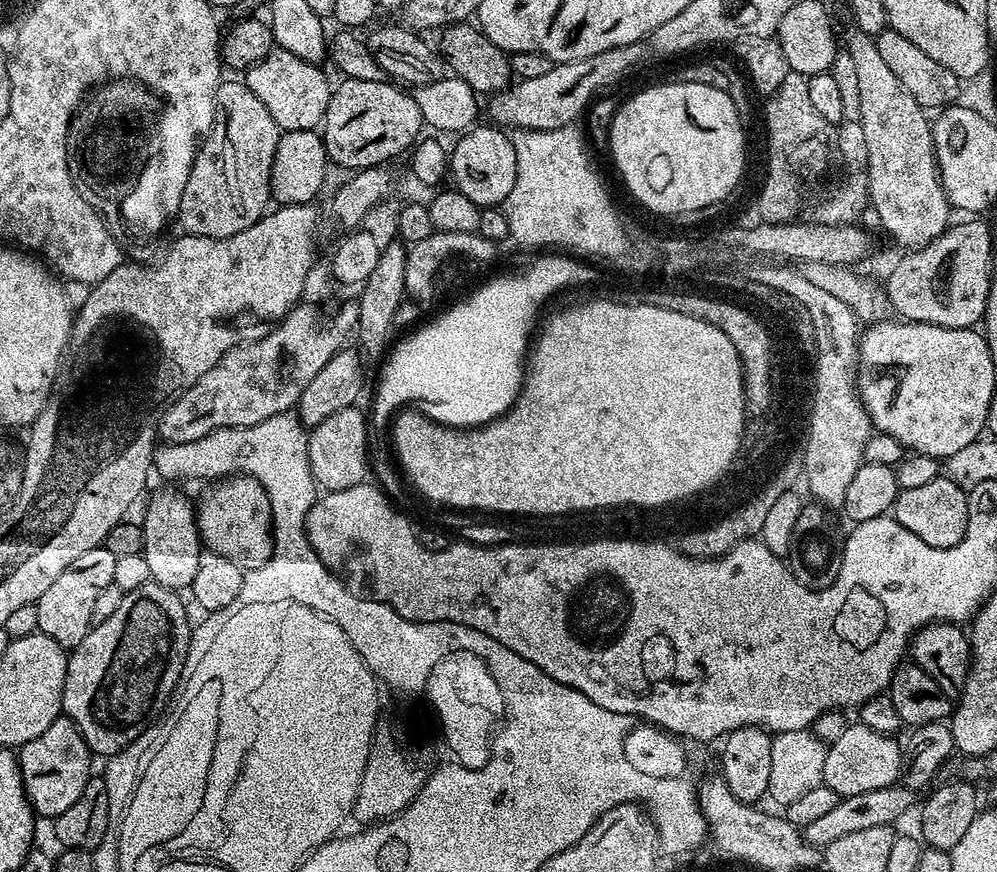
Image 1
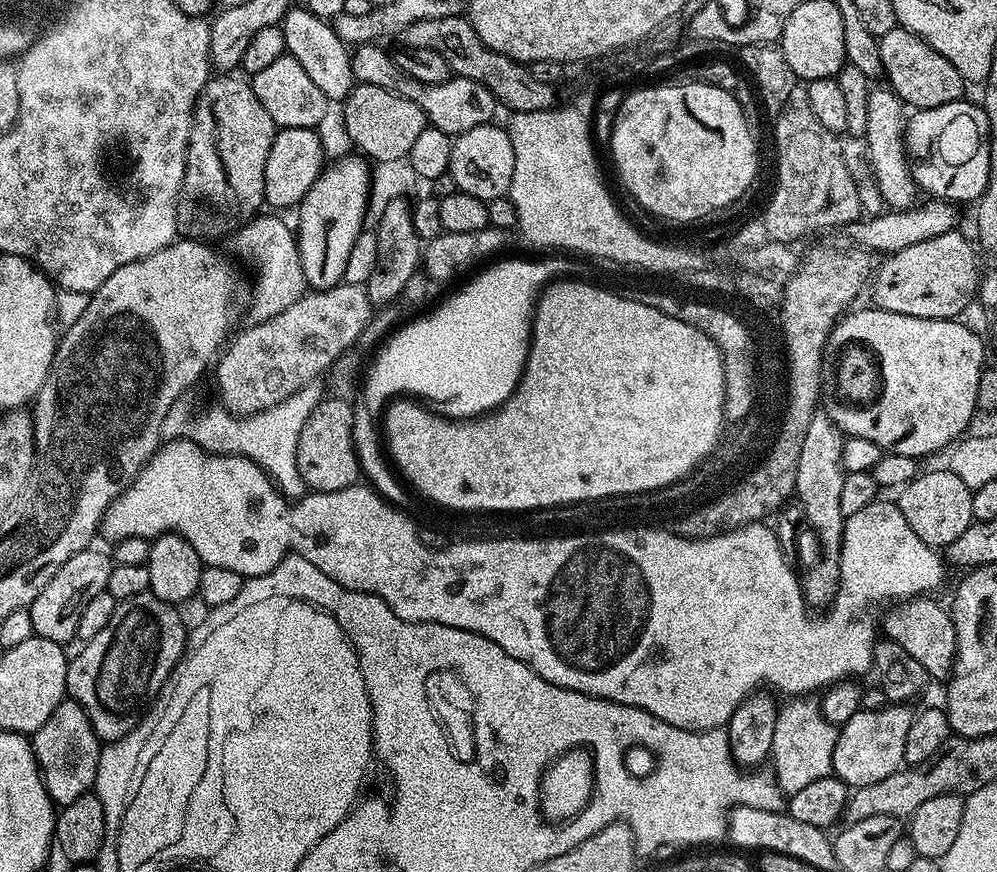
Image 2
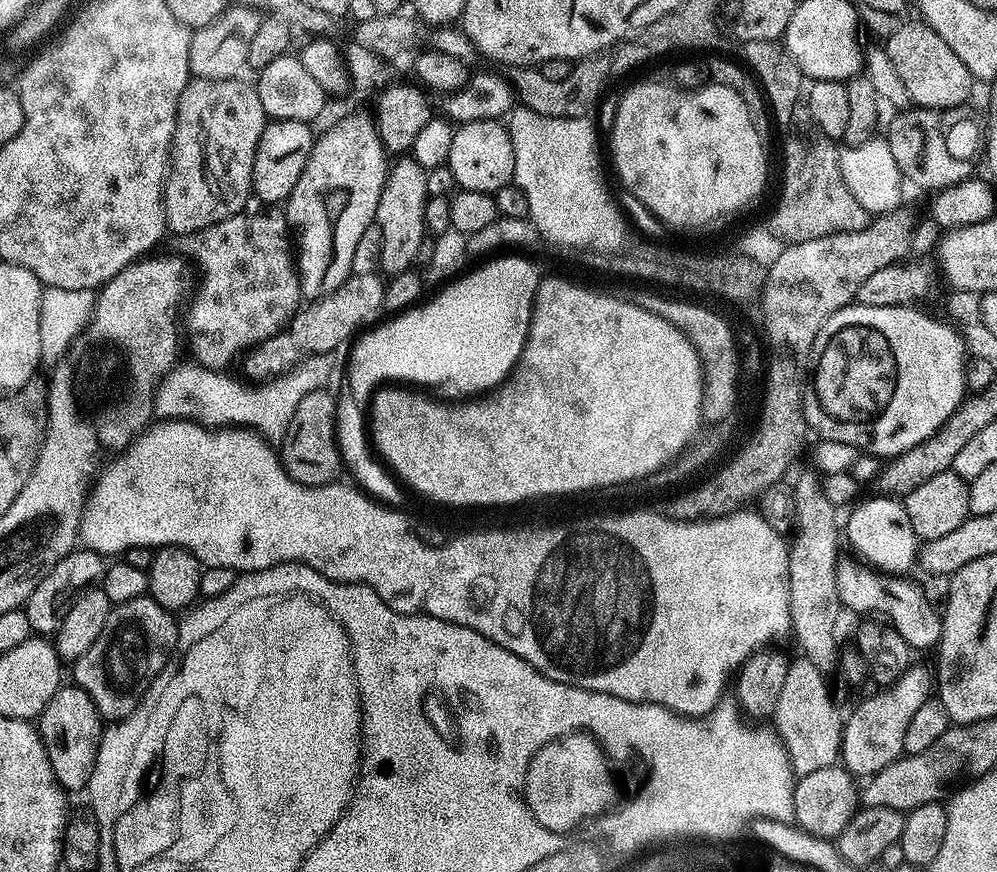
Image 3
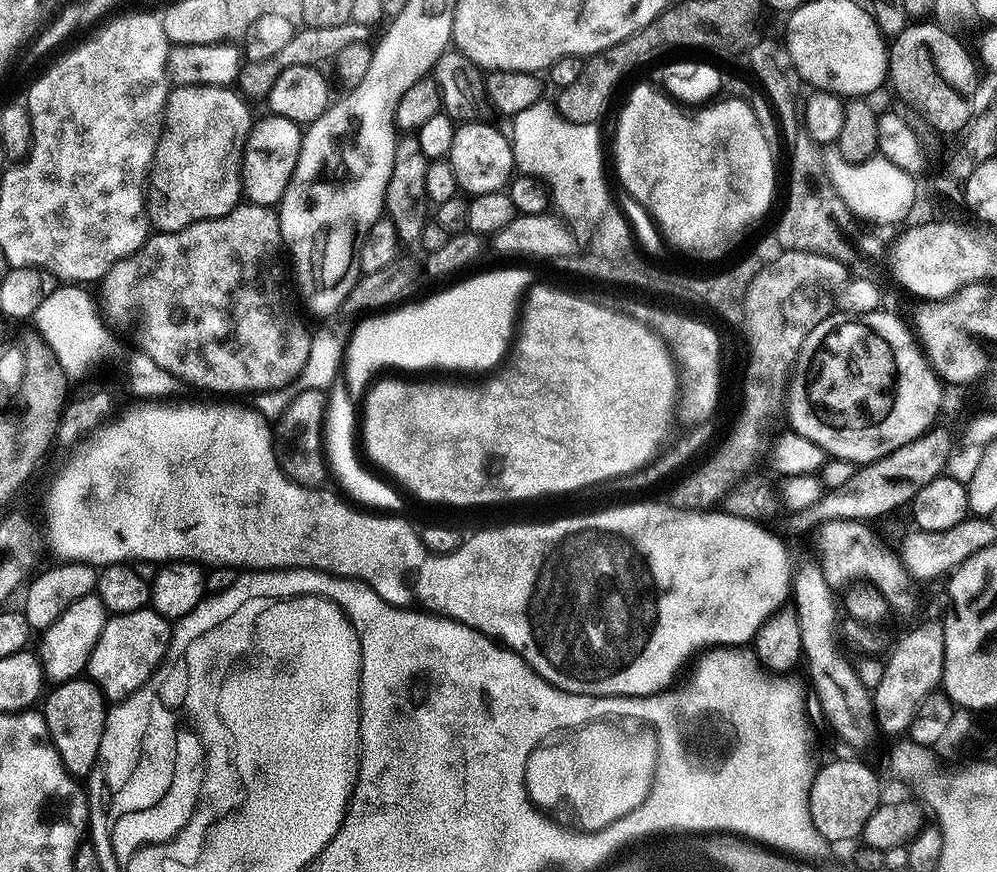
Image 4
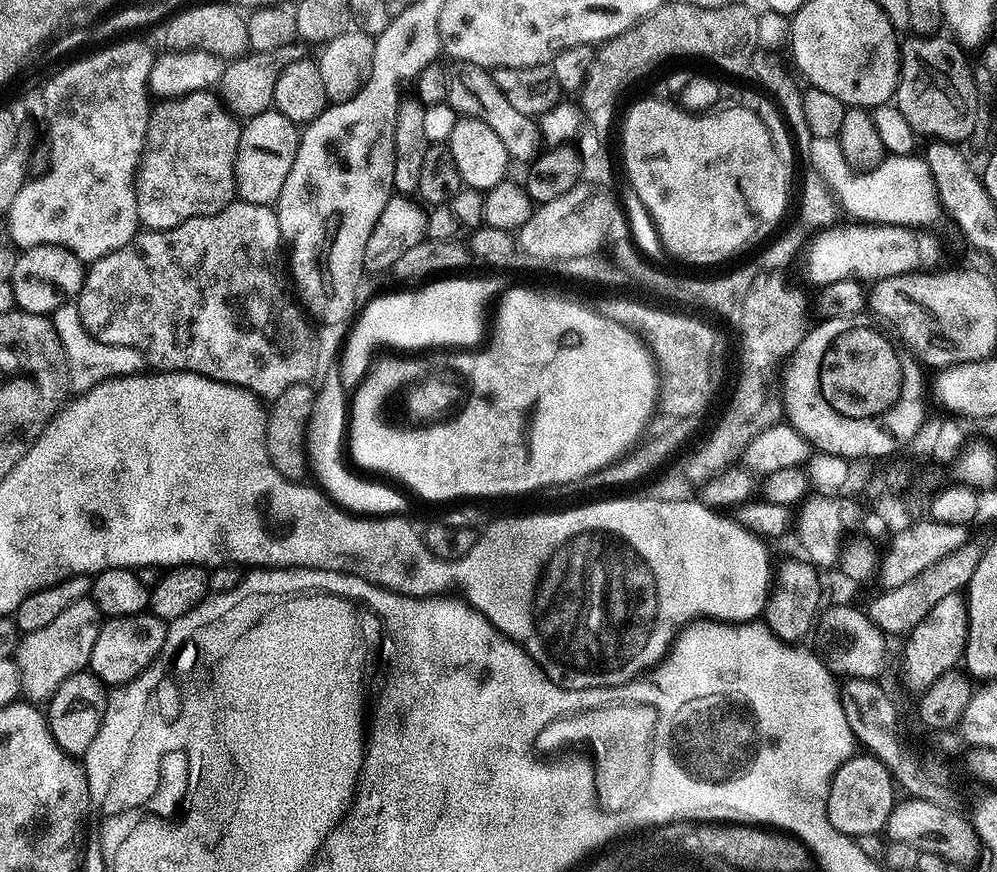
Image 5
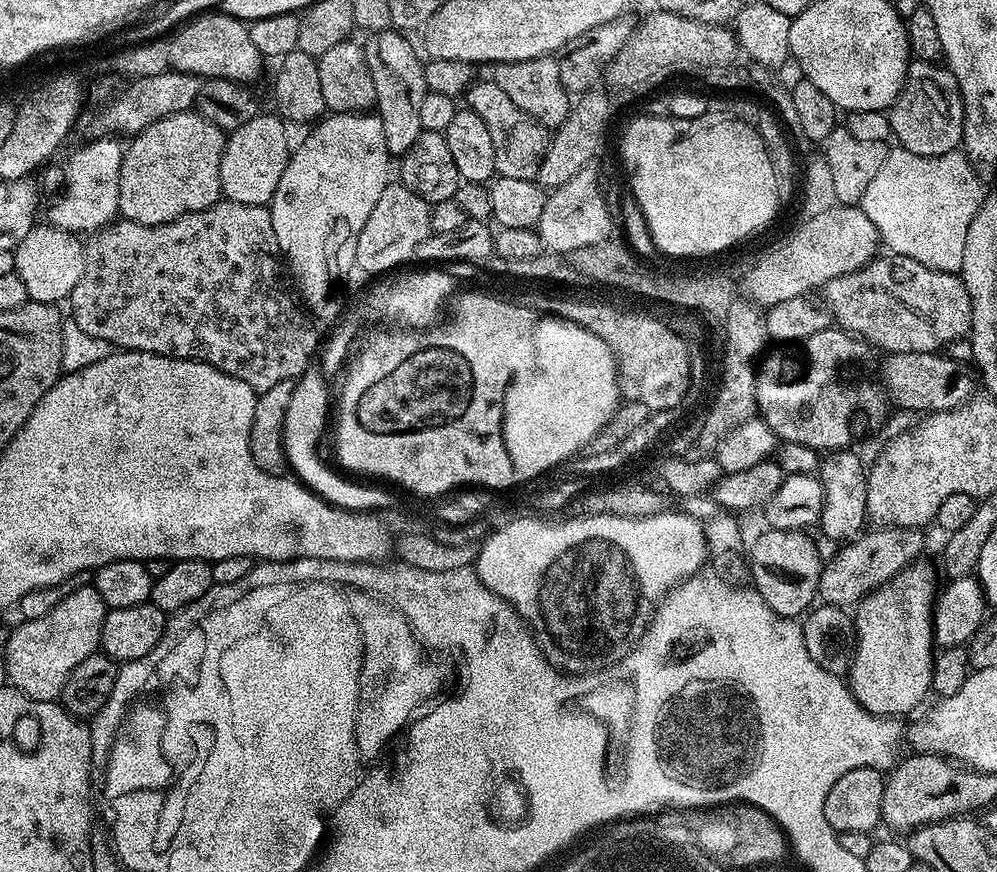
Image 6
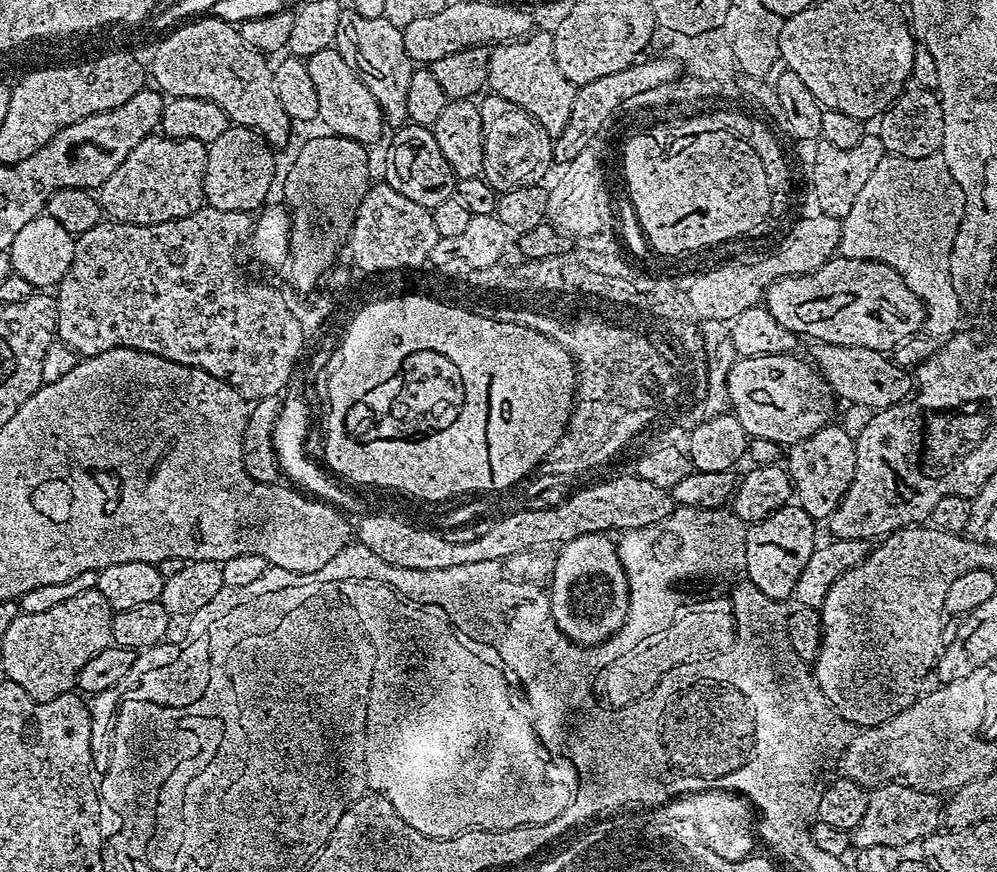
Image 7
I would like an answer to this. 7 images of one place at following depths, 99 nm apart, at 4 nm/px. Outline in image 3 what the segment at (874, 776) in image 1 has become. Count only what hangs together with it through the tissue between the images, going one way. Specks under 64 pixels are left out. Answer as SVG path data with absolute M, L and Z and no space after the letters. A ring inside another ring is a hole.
M913 663L892 685L874 692L843 721L842 764L857 778L871 778L905 755L906 729L934 692L933 669Z

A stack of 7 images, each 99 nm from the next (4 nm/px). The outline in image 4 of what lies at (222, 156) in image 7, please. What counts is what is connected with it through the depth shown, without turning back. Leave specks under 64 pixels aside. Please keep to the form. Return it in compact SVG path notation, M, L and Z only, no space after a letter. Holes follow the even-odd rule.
M264 114L253 123L240 157L240 182L247 203L279 205L298 160L301 135L301 125L290 122L290 118Z

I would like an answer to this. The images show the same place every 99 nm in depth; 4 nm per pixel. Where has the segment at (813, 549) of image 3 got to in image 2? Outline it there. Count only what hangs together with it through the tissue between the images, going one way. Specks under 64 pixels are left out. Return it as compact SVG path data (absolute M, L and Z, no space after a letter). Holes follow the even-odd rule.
M818 414L810 422L810 430L806 430L806 438L802 438L802 454L798 454L798 474L796 475L795 499L802 509L803 519L808 520L810 527L816 531L820 539L820 560L816 560L802 576L804 598L809 605L831 605L836 589L840 587L840 558L844 547L844 522L842 505L838 502L842 494L842 482L846 475L842 467L842 450L845 435L840 427L826 414Z

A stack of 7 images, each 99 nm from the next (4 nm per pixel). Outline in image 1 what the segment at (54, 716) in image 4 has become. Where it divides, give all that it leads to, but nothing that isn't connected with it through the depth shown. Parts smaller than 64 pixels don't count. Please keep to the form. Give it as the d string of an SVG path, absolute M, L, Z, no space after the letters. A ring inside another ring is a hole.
M63 714L50 722L50 726L46 726L46 730L38 734L38 738L30 738L30 742L21 744L18 759L20 772L24 775L24 791L27 792L28 802L37 817L60 816L62 810L67 810L76 801L78 794L82 794L86 782L93 775L94 754L75 722Z

